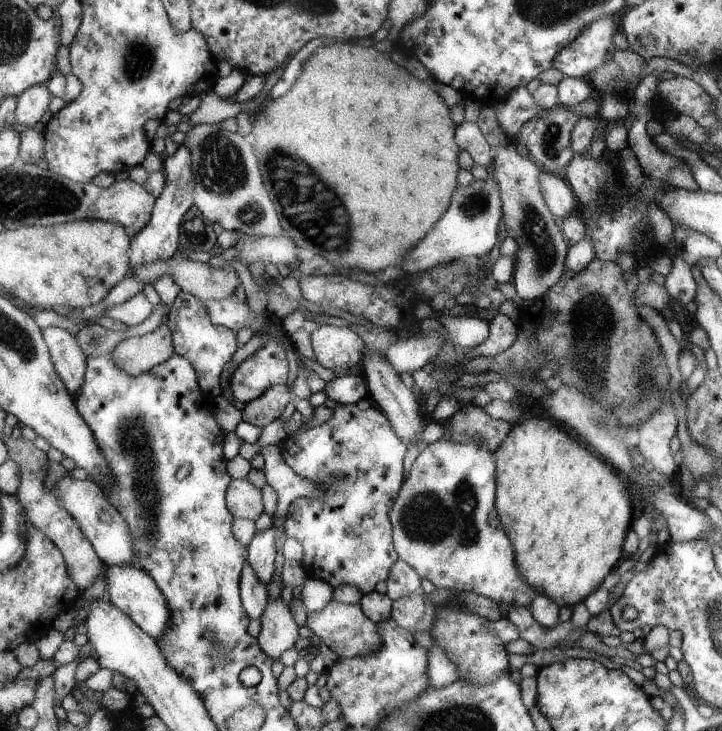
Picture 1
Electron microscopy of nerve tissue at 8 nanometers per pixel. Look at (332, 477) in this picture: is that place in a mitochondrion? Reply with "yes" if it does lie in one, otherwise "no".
yes

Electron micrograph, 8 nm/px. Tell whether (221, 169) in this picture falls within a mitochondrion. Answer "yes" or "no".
yes

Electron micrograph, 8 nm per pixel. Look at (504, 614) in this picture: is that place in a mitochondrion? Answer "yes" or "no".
no

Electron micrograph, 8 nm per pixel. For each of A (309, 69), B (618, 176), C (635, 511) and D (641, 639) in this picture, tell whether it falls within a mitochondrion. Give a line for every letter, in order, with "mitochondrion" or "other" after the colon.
A: other
B: other
C: other
D: other

